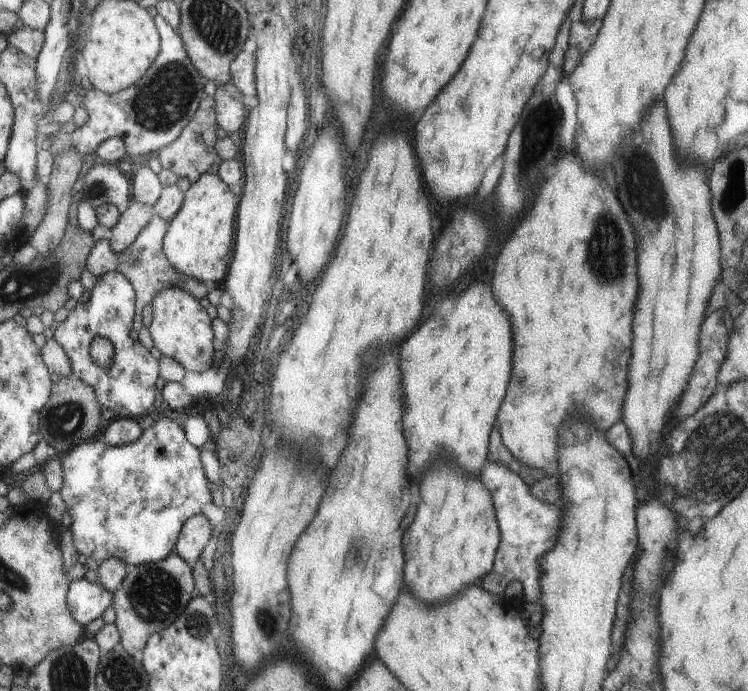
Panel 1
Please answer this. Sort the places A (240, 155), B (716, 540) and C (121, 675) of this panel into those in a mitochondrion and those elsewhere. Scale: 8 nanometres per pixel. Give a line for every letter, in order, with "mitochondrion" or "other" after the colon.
A: other
B: other
C: mitochondrion

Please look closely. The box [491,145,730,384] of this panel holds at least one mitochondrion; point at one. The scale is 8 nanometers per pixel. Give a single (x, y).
(606, 251)

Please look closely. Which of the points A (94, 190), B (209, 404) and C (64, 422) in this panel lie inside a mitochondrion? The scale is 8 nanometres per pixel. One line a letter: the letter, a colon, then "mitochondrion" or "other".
A: mitochondrion
B: other
C: mitochondrion

